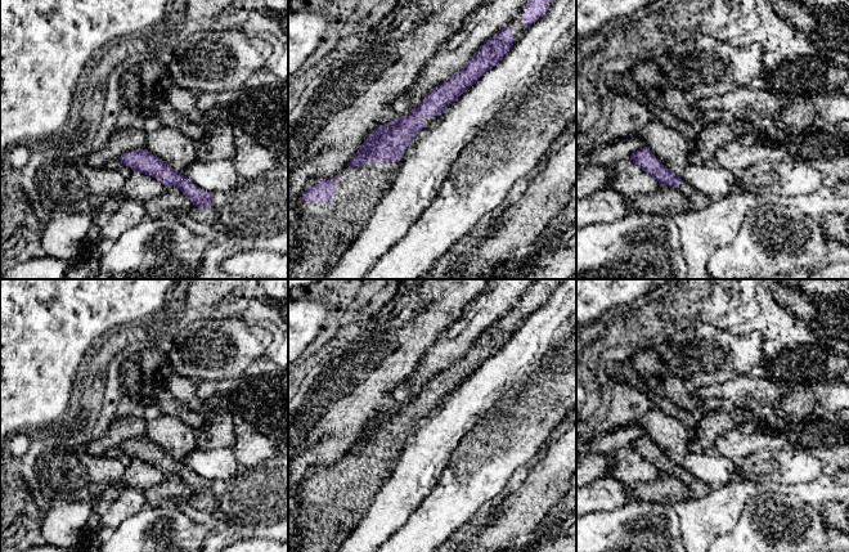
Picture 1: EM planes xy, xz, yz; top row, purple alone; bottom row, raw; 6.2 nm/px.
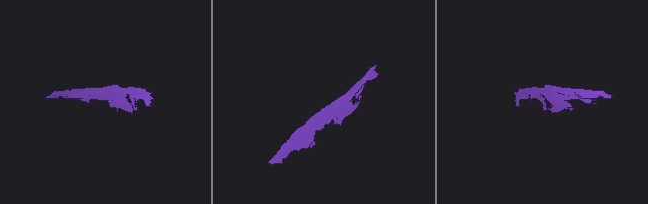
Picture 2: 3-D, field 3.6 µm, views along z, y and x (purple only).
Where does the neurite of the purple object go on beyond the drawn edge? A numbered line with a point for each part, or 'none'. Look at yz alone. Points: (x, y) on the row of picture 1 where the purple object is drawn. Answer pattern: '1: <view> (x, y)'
1: yz (697, 201)

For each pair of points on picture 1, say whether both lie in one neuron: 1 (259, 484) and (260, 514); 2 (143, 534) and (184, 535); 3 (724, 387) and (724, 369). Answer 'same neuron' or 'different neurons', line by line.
1: same neuron
2: same neuron
3: different neurons

